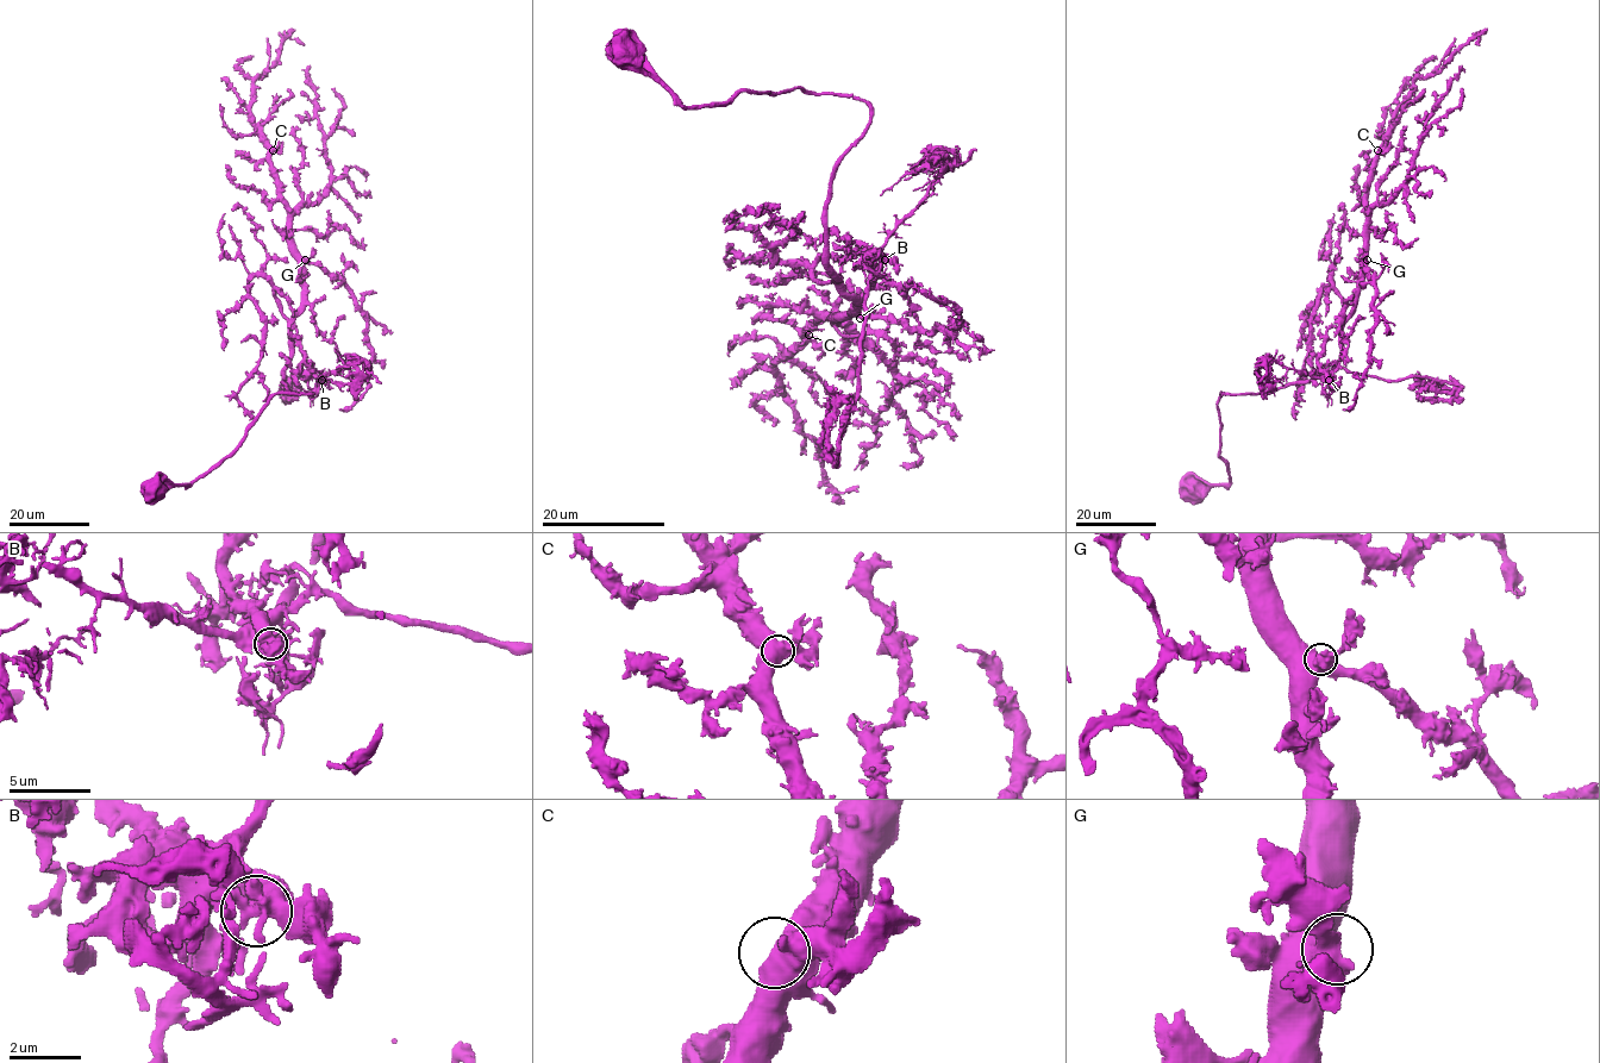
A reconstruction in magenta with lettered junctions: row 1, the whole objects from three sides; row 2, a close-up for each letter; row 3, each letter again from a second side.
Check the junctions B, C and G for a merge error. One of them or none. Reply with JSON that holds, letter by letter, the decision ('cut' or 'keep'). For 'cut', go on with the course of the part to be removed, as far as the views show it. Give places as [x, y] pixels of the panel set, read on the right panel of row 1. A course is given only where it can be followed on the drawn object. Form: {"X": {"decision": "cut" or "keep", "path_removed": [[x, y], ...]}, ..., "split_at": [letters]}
{"B": {"decision": "cut", "path_removed": [[1329, 380], [1337, 369], [1385, 380], [1425, 376], [1454, 386], [1452, 389], [1422, 386], [1407, 388]]}, "C": {"decision": "keep"}, "G": {"decision": "keep"}, "split_at": ["B"]}

